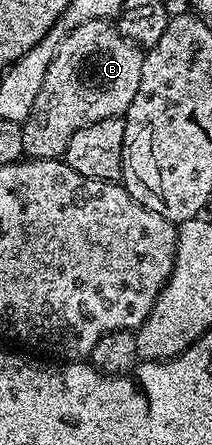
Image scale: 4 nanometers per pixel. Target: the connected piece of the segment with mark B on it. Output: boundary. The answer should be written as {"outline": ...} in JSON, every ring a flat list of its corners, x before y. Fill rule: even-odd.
{"outline":[[109,20,90,21,69,30,62,38,45,73,30,116,23,122,22,153,33,160,57,160,65,154,69,140,81,127,90,126,102,119,123,116,132,99,136,99,143,56,143,50]]}

